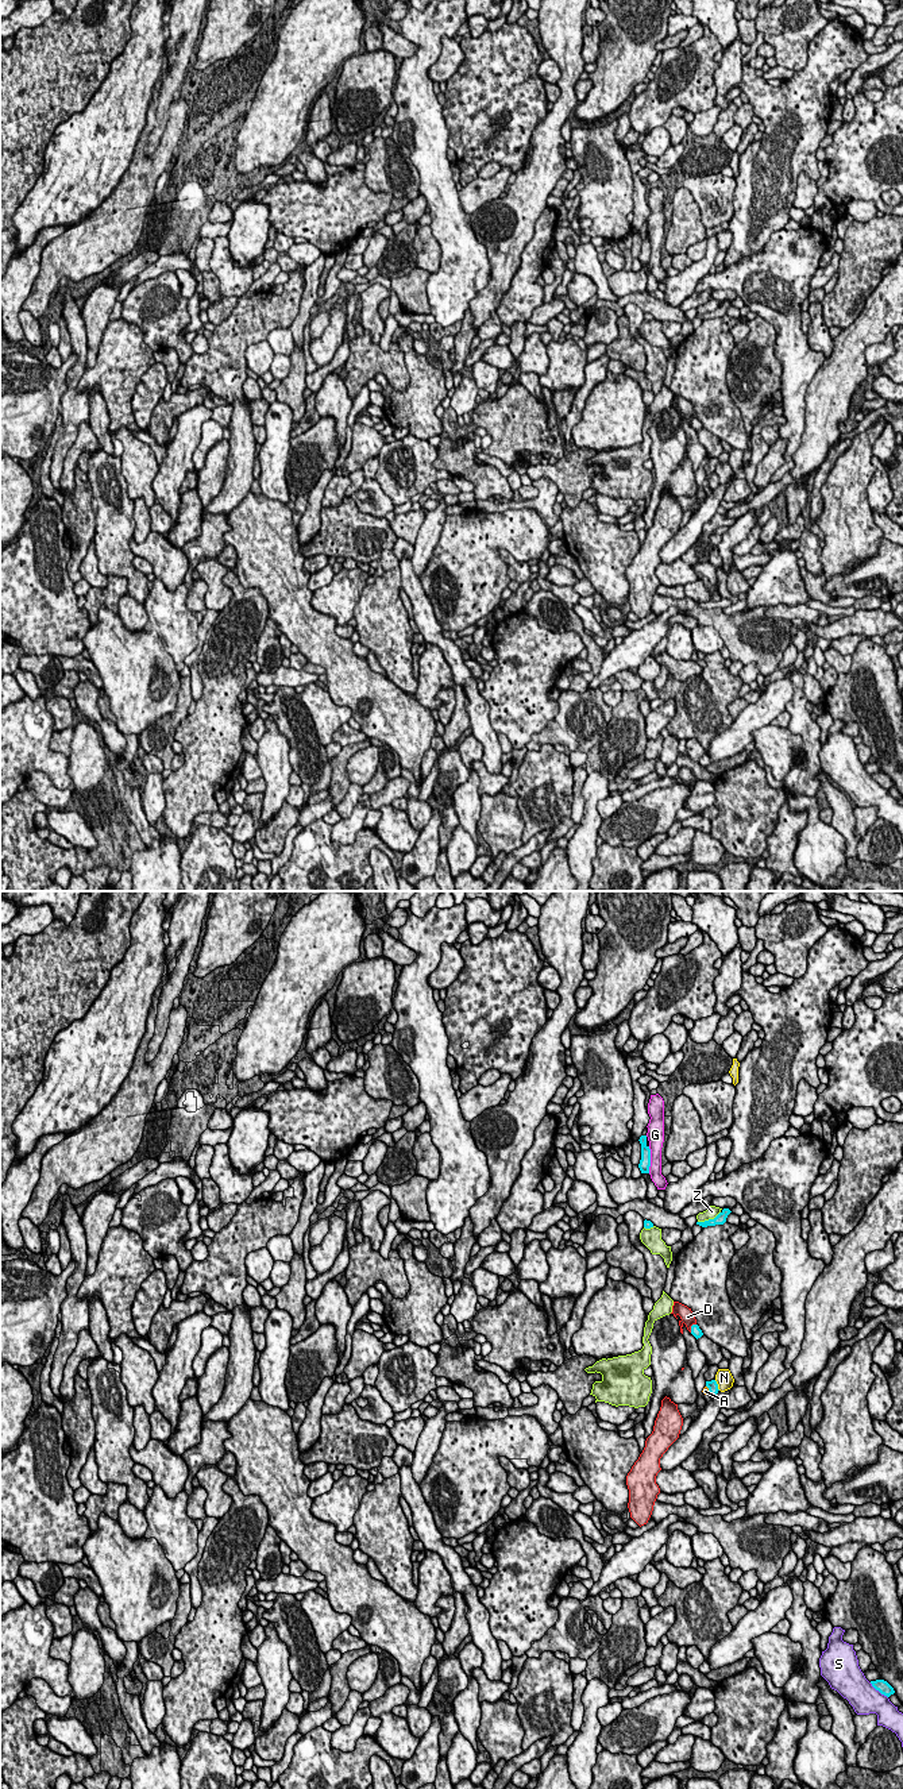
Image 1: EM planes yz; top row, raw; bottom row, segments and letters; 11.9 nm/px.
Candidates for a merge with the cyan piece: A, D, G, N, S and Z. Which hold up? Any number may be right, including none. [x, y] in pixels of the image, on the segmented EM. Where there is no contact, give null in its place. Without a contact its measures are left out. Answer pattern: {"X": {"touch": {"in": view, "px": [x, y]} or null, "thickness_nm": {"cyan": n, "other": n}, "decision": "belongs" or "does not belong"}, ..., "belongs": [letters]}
{"A": {"touch": {"in": "yz", "px": [709, 1390]}, "thickness_nm": {"cyan": 130, "other": 70}, "decision": "does not belong"}, "D": {"touch": {"in": "yz", "px": [691, 1327]}, "thickness_nm": {"cyan": 120, "other": 160}, "decision": "does not belong"}, "G": {"touch": {"in": "yz", "px": [649, 1160]}, "thickness_nm": {"cyan": 130, "other": 160}, "decision": "does not belong"}, "N": {"touch": {"in": "yz", "px": [717, 1385]}, "thickness_nm": {"cyan": 130, "other": 200}, "decision": "does not belong"}, "S": {"touch": {"in": "yz", "px": [879, 1691]}, "thickness_nm": {"cyan": 160, "other": 340}, "decision": "does not belong"}, "Z": {"touch": {"in": "yz", "px": [709, 1219]}, "thickness_nm": {"cyan": 130, "other": 140}, "decision": "does not belong"}, "belongs": []}

